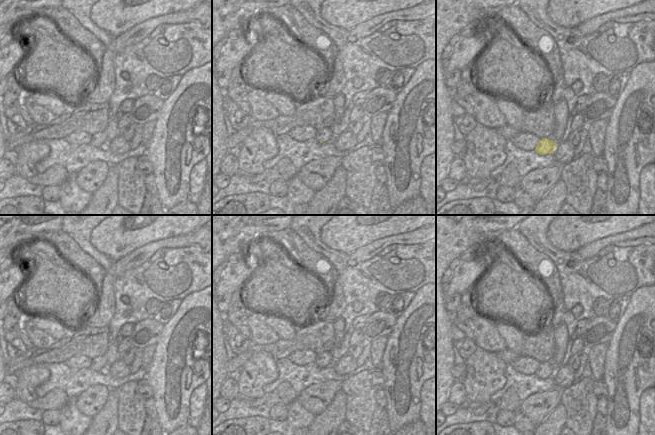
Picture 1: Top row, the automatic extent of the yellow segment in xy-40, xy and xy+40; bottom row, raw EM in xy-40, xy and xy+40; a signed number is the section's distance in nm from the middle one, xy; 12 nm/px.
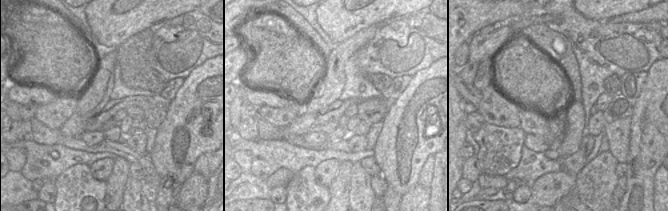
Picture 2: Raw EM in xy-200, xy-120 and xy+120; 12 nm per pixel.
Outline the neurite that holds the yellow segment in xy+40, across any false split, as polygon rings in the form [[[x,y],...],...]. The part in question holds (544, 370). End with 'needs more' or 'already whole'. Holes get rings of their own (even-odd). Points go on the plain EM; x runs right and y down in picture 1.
[[[542,362],[539,364],[535,371],[535,375],[540,379],[546,379],[551,378],[554,376],[556,367],[553,366],[553,364],[548,364],[547,362]]]; already whole

